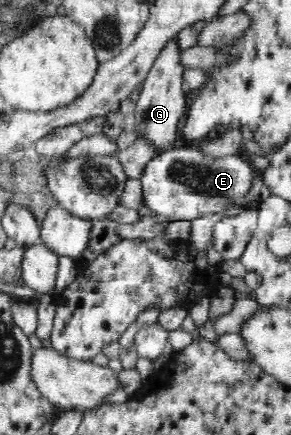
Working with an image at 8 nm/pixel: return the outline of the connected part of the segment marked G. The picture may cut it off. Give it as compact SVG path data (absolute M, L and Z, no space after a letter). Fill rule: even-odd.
M175 39L168 44L166 49L162 50L157 62L146 75L139 99L135 103L136 126L134 126L134 130L136 130L136 136L143 138L147 144L153 146L154 157L158 156L160 152L172 149L174 142L178 140L180 122L184 116L187 116L189 92L182 84L184 69Z

